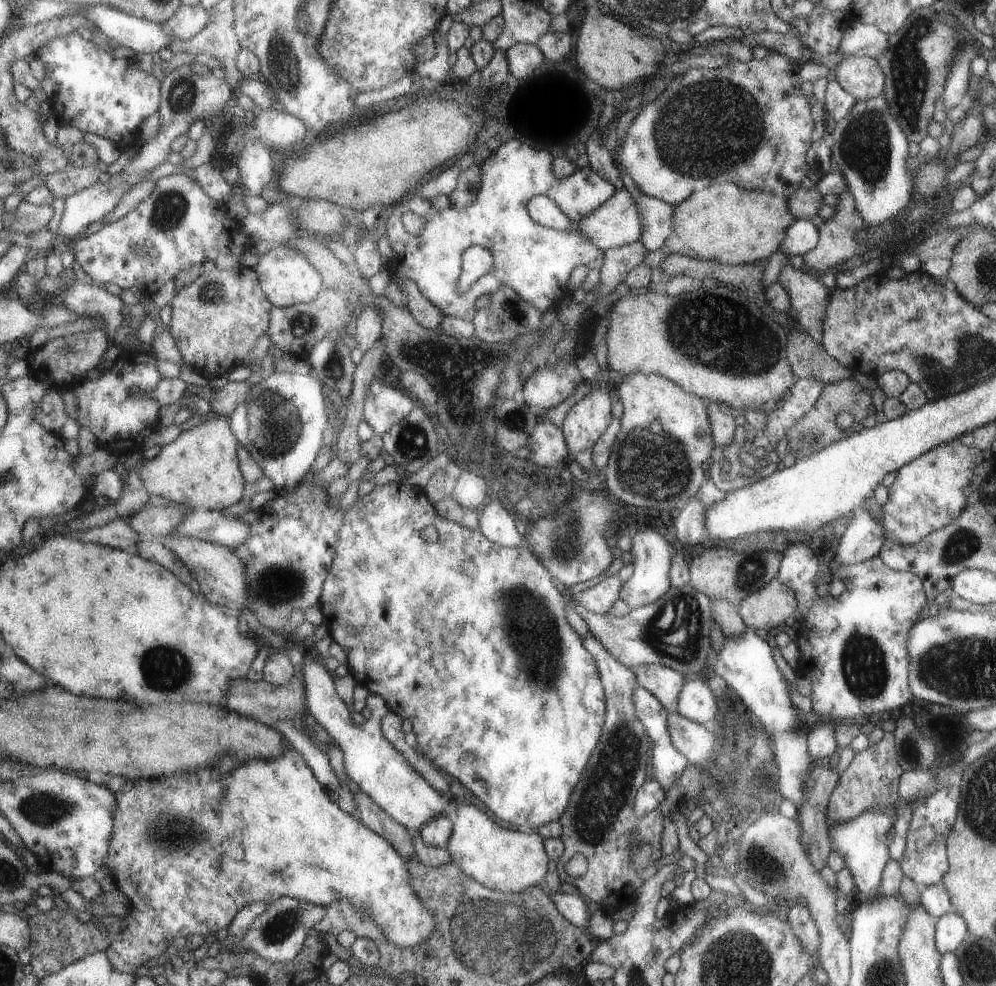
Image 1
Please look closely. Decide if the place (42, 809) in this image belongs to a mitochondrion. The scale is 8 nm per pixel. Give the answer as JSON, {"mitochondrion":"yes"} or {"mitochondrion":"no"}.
{"mitochondrion":"yes"}

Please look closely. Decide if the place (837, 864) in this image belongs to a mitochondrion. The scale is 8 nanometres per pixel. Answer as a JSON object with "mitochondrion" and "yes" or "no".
{"mitochondrion":"no"}

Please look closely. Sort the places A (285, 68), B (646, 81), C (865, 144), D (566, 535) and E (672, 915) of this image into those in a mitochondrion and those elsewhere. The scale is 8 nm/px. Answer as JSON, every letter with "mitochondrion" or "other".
{"A":"mitochondrion","B":"other","C":"mitochondrion","D":"mitochondrion","E":"other"}

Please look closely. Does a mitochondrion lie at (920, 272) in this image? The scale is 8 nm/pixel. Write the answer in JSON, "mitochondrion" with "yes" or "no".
{"mitochondrion":"no"}

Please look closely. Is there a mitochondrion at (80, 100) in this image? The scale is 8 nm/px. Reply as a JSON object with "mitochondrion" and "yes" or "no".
{"mitochondrion":"no"}

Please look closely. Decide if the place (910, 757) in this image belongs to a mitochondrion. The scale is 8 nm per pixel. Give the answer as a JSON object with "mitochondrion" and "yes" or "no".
{"mitochondrion":"yes"}

